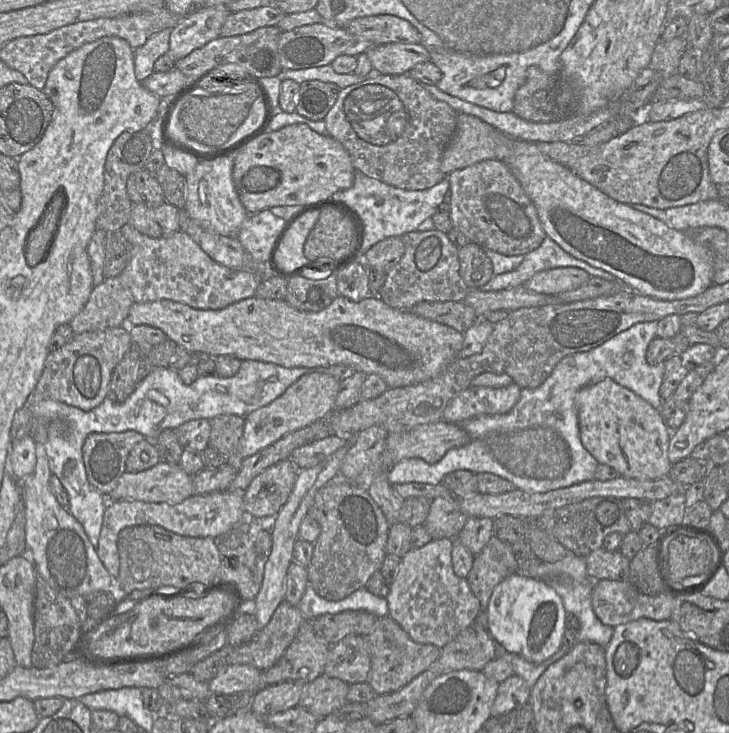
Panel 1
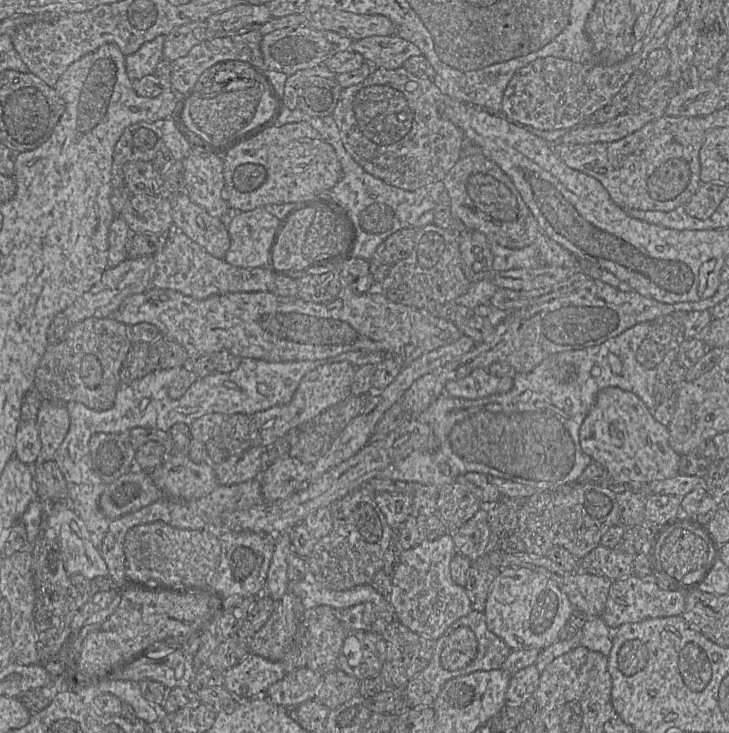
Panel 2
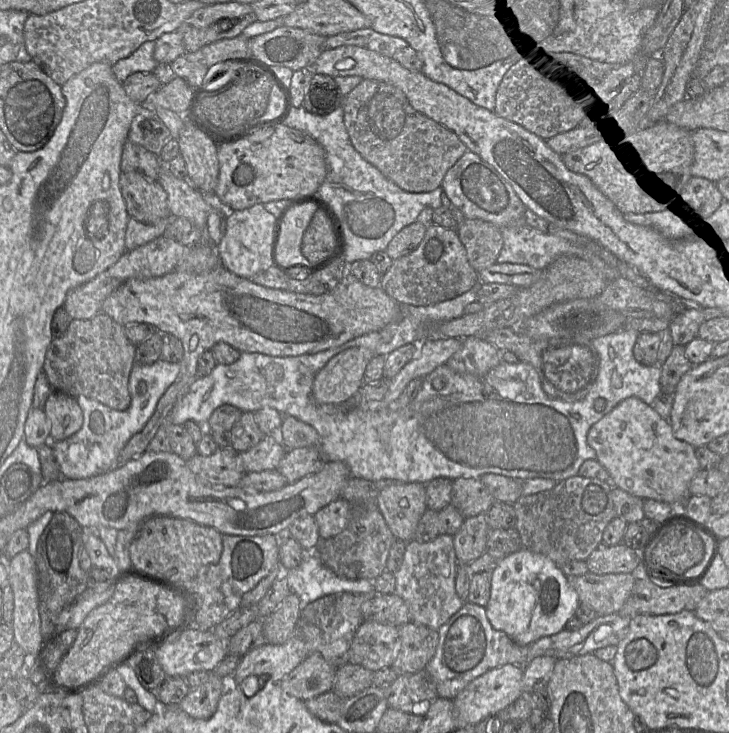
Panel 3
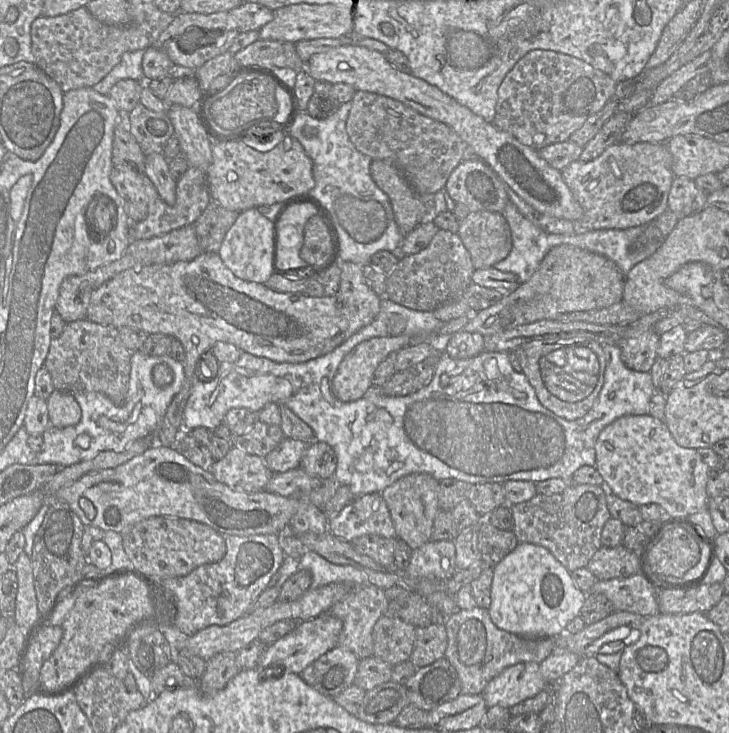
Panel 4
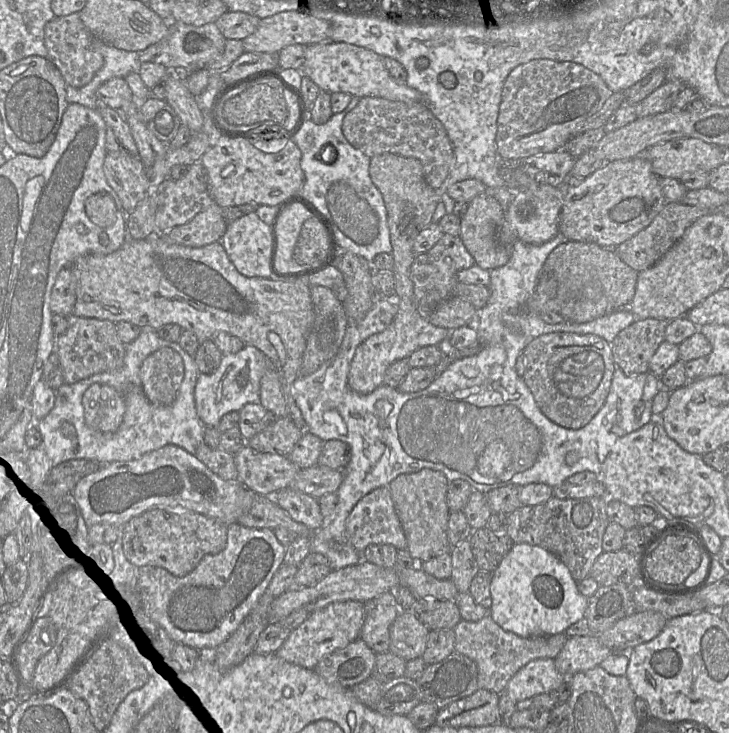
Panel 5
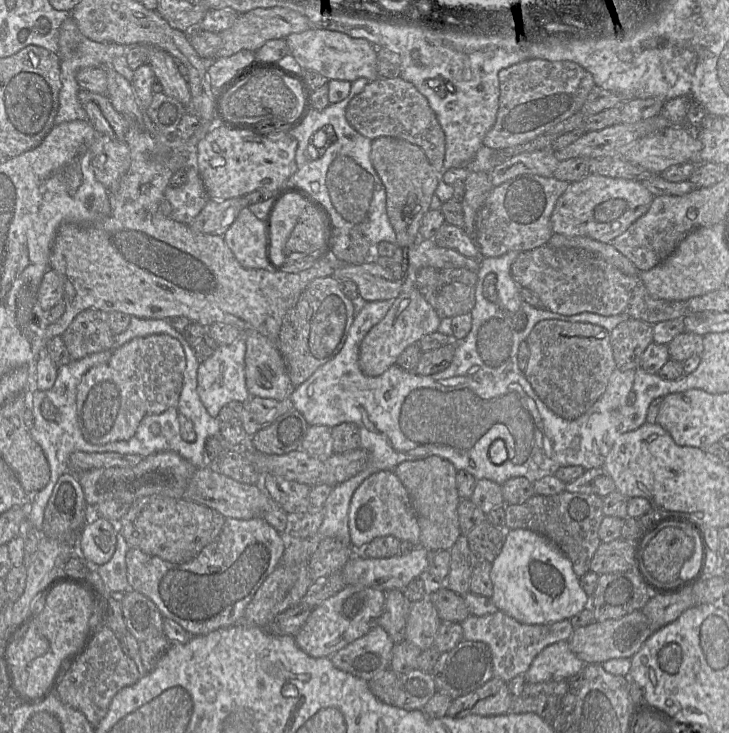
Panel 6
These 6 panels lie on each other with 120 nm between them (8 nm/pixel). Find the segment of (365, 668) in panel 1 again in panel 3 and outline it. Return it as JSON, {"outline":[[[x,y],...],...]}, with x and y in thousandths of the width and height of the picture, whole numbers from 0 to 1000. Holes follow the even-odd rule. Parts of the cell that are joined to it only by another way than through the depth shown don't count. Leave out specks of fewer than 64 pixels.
{"outline":[[[499,847],[479,884],[477,905],[510,917],[536,910],[549,883],[547,855]]]}

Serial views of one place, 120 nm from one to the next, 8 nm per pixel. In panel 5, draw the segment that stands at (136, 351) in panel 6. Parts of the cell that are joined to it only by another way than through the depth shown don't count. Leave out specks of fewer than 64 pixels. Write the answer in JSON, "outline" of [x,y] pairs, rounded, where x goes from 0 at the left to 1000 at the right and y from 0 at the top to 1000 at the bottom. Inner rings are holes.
{"outline":[[[224,473],[206,483],[192,502],[192,518],[202,544],[215,554],[236,551],[252,516],[247,480]],[[126,524],[114,538],[112,551],[118,578],[126,587],[155,591],[169,574],[170,544],[152,527]]]}

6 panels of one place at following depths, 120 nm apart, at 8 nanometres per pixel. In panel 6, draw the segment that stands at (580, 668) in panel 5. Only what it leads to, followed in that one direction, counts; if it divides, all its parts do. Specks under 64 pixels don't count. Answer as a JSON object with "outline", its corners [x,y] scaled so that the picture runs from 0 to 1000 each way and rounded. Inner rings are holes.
{"outline":[[[872,832],[849,844],[813,849],[787,858],[779,872],[782,887],[804,906],[826,906],[841,898],[866,898],[897,864],[897,853],[881,832]]]}

